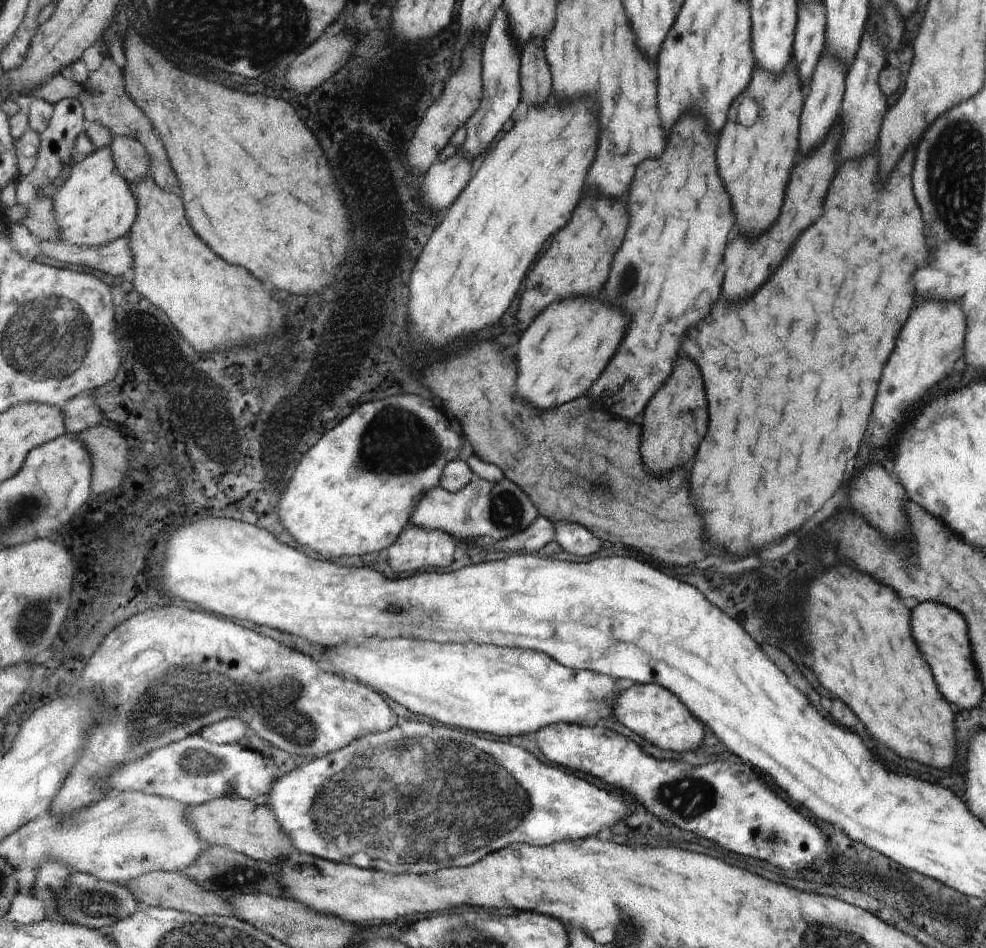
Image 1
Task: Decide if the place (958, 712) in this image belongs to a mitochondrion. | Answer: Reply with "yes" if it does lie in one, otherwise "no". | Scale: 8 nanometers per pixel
no

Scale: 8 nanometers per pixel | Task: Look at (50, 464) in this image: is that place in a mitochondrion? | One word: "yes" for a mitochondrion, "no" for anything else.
no

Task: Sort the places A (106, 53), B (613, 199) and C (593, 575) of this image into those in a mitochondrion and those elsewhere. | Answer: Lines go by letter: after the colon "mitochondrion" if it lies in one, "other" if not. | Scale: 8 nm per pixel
A: other
B: other
C: other

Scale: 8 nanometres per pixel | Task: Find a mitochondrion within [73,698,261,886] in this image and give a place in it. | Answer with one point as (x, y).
(197, 762)

